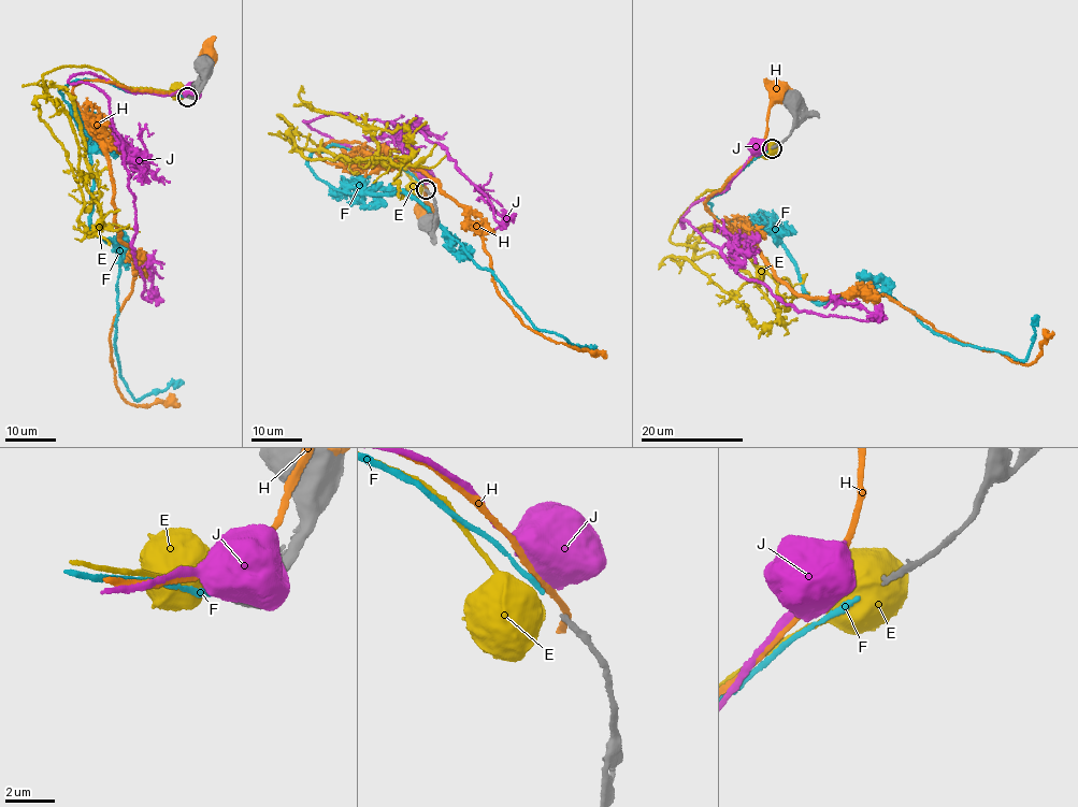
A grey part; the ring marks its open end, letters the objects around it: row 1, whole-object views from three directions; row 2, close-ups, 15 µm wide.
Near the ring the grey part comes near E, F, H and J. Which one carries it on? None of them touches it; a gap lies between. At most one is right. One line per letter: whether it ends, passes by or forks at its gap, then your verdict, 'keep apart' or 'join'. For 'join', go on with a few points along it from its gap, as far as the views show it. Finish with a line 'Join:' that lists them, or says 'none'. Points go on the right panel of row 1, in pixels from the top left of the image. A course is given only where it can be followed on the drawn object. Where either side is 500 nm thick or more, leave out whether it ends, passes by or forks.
E: keep apart
F: it ends | join | via (767, 150), (706, 202), (719, 219), (777, 238), (808, 297), (866, 288), (933, 331), (1020, 360), (1035, 316)
H: it passes by | keep apart
J: keep apart
Join: F

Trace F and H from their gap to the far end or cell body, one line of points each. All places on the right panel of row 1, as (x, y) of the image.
F: (767, 150), (706, 202), (719, 219), (777, 238), (808, 297), (866, 288), (933, 331), (1020, 360), (1035, 316)
H: (763, 145), (771, 96), (777, 91)

